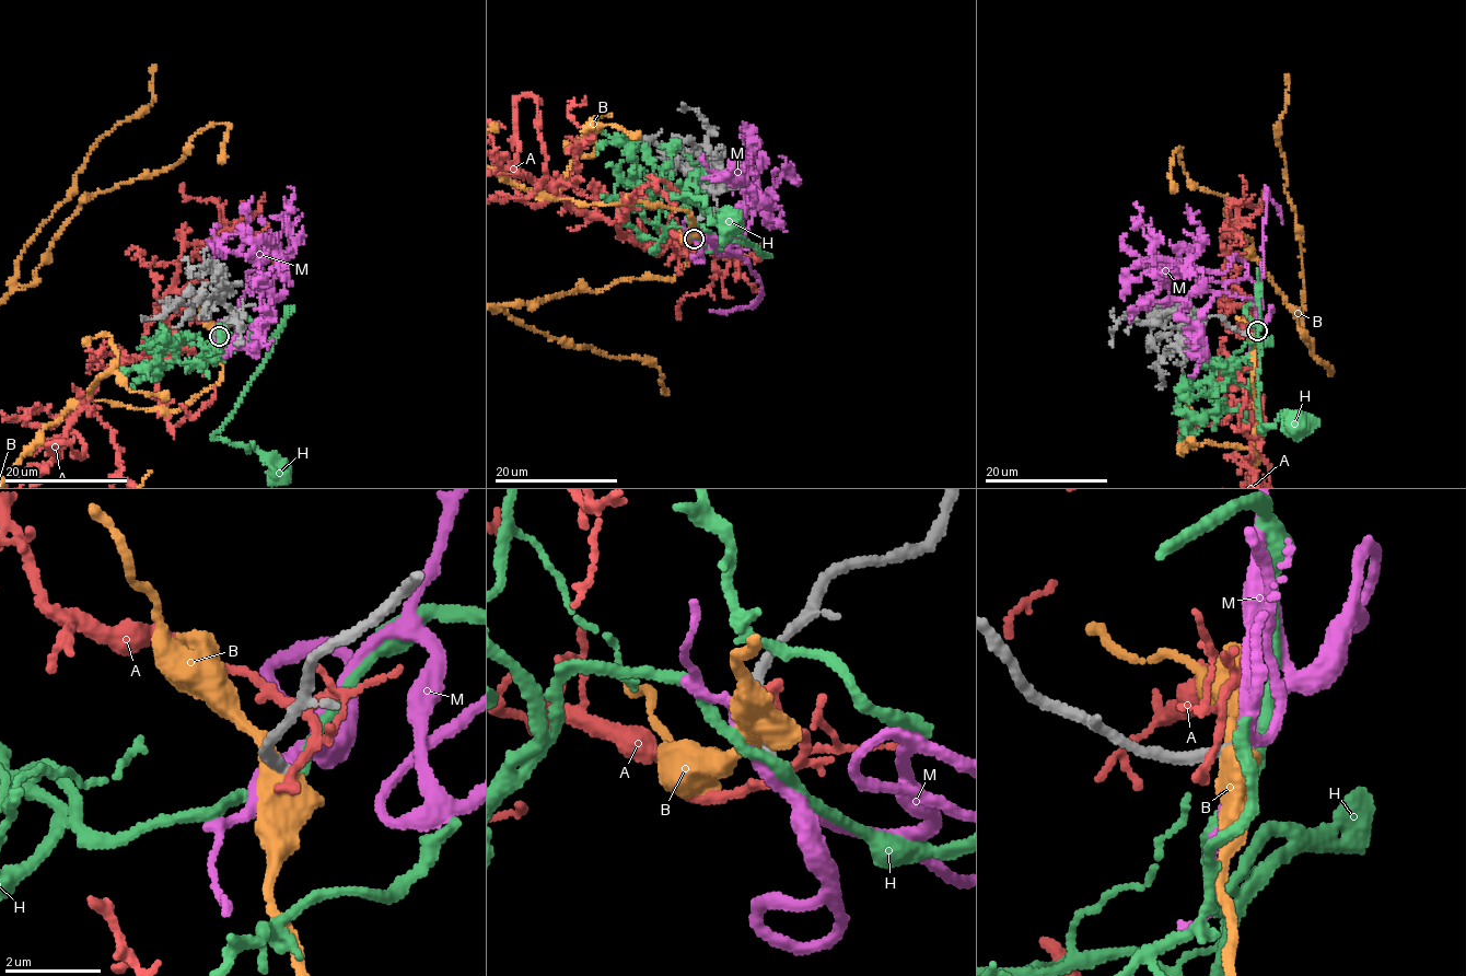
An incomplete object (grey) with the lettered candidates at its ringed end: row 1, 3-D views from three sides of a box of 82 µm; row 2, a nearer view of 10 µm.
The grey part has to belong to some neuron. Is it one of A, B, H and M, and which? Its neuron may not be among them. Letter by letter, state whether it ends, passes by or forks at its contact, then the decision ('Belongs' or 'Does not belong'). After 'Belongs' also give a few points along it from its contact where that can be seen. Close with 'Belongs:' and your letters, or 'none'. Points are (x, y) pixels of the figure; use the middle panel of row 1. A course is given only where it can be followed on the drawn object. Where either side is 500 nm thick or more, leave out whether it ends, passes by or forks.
A: It passes by. Does not belong
B: Does not belong
H: It passes by. Does not belong
M: It passes by. Belongs. Its course: (694, 237), (720, 254), (743, 251), (743, 218), (758, 205), (743, 189), (754, 142), (765, 166)
Belongs: M

